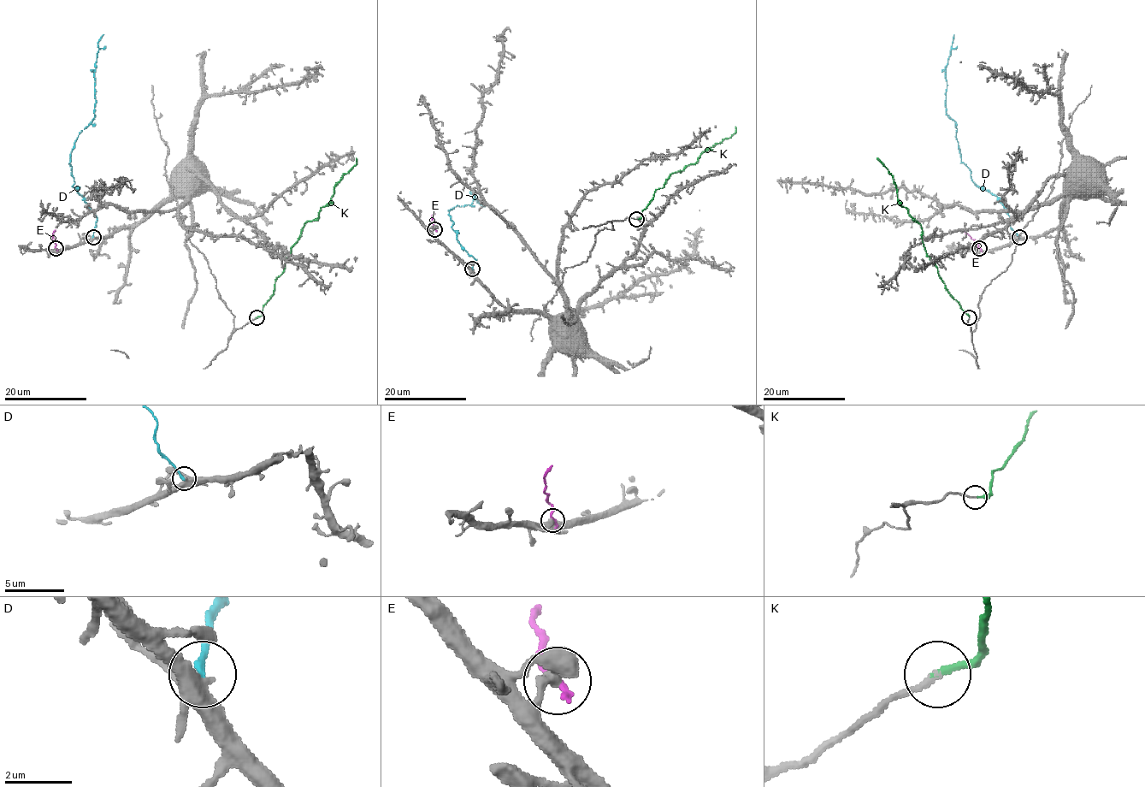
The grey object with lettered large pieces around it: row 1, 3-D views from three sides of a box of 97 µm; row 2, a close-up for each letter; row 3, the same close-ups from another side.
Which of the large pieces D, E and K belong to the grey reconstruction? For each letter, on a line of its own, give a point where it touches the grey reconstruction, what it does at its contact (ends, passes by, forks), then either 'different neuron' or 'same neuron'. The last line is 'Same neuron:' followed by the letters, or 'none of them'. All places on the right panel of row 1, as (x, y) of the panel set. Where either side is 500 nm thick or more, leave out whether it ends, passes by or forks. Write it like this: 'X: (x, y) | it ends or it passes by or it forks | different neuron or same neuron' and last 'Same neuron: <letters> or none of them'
D: (1019, 237) | it ends | different neuron
E: (979, 248) | it ends | different neuron
K: (969, 317) | it ends | same neuron
Same neuron: K

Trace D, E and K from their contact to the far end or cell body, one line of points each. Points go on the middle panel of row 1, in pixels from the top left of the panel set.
D: (473, 269), (475, 260), (456, 239), (449, 212), (454, 207), (470, 204), (474, 195), (476, 202), (483, 204)
E: (434, 229), (432, 217), (434, 213)
K: (635, 219), (671, 174), (694, 164), (709, 148), (728, 139), (735, 127)

